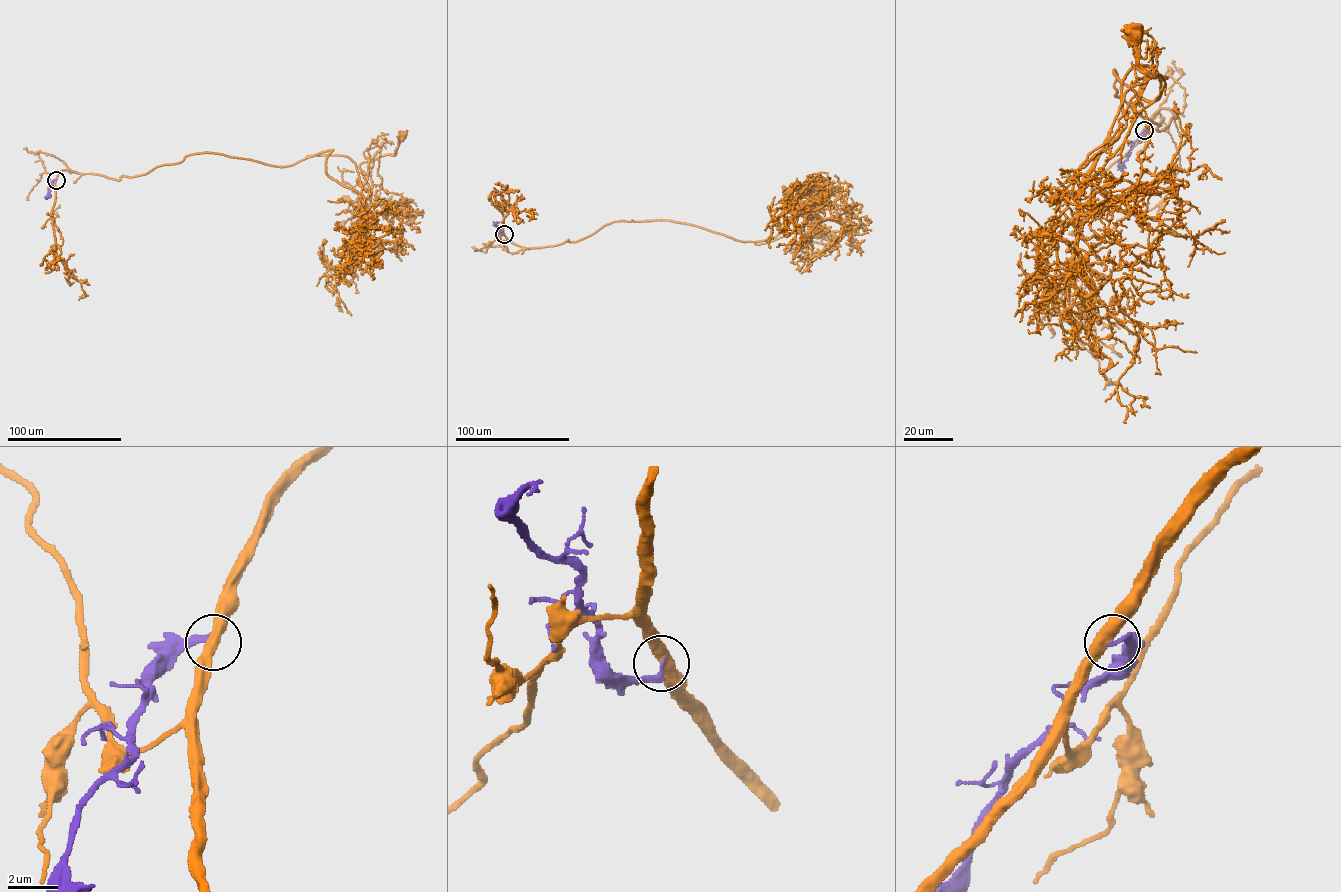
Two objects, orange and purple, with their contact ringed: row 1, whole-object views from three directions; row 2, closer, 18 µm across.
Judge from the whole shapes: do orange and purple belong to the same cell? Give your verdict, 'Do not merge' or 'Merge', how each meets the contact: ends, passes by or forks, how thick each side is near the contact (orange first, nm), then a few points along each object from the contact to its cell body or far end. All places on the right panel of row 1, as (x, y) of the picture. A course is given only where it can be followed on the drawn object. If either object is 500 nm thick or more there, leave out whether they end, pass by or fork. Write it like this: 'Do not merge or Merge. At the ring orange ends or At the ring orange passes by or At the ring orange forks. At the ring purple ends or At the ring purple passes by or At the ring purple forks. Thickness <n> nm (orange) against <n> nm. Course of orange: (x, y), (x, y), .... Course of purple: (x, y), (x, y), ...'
Do not merge. At the ring orange passes by. At the ring purple ends. Thickness 440 nm (orange) against 200 nm. Course of orange: (1144, 130), (1175, 115), (1114, 71), (1167, 78), (1110, 154), (1165, 86), (1134, 34). Course of purple: (1144, 130), (1121, 168), (1118, 166), (1120, 161)

